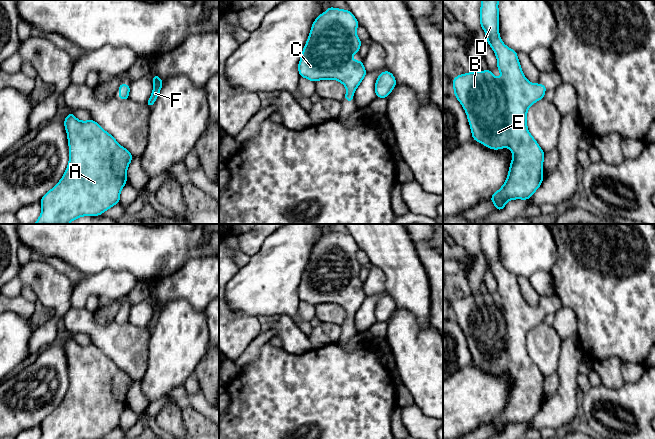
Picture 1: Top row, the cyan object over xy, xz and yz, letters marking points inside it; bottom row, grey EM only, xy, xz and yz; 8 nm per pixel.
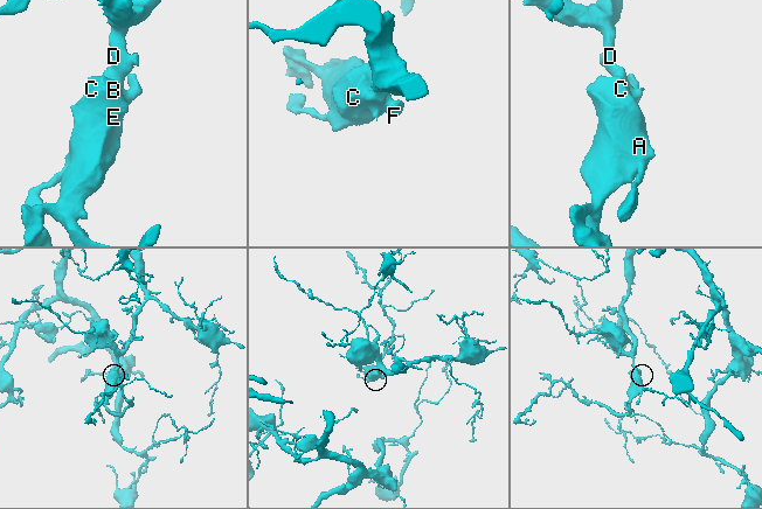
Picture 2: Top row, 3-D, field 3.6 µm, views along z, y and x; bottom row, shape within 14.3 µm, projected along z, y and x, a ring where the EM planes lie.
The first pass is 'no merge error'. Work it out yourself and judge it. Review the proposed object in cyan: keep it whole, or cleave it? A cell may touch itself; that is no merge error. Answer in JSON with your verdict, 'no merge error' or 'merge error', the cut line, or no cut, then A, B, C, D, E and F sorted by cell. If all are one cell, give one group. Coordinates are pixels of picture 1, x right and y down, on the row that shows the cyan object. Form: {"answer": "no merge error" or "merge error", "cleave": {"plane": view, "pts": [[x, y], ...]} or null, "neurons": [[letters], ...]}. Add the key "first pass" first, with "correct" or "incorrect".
{"first pass": "correct", "answer": "no merge error", "cleave": null, "neurons": [["A", "B", "C", "D", "E", "F"]]}

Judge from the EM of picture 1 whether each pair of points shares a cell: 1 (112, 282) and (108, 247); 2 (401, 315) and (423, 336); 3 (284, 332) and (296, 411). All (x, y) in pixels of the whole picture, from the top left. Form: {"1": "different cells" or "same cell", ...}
{"1": "different cells", "2": "same cell", "3": "different cells"}

